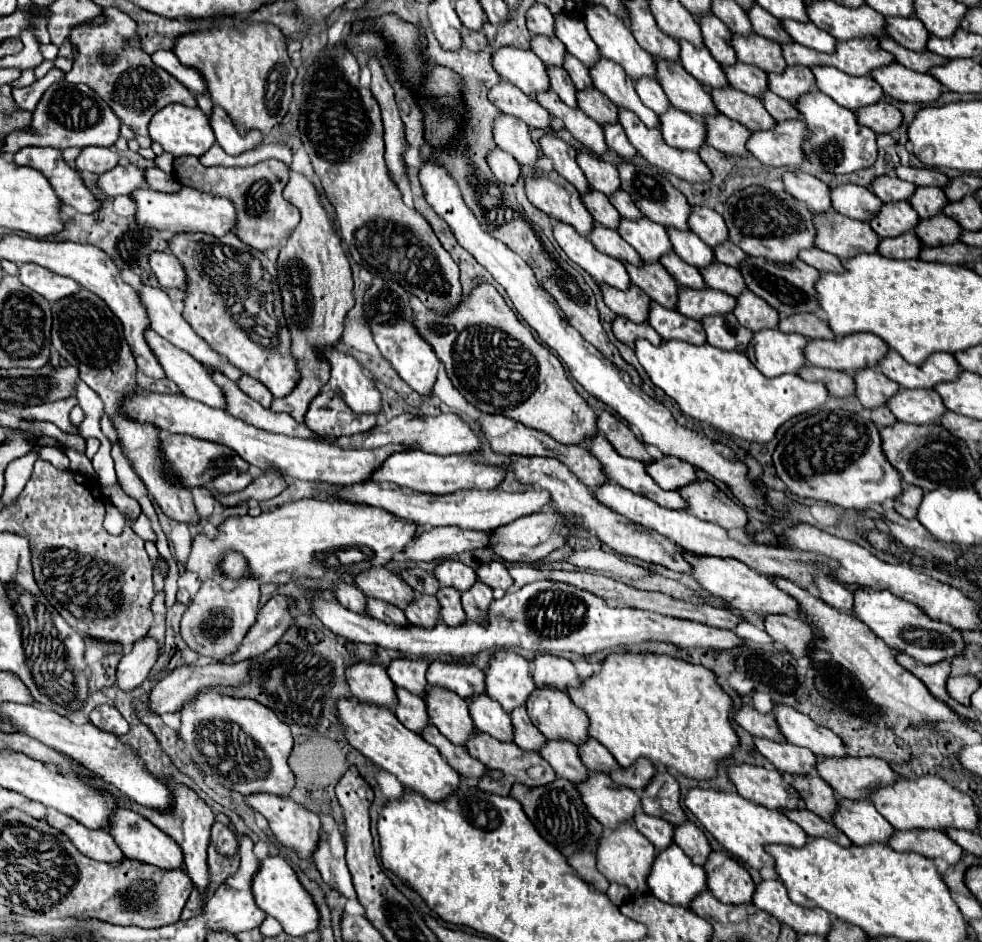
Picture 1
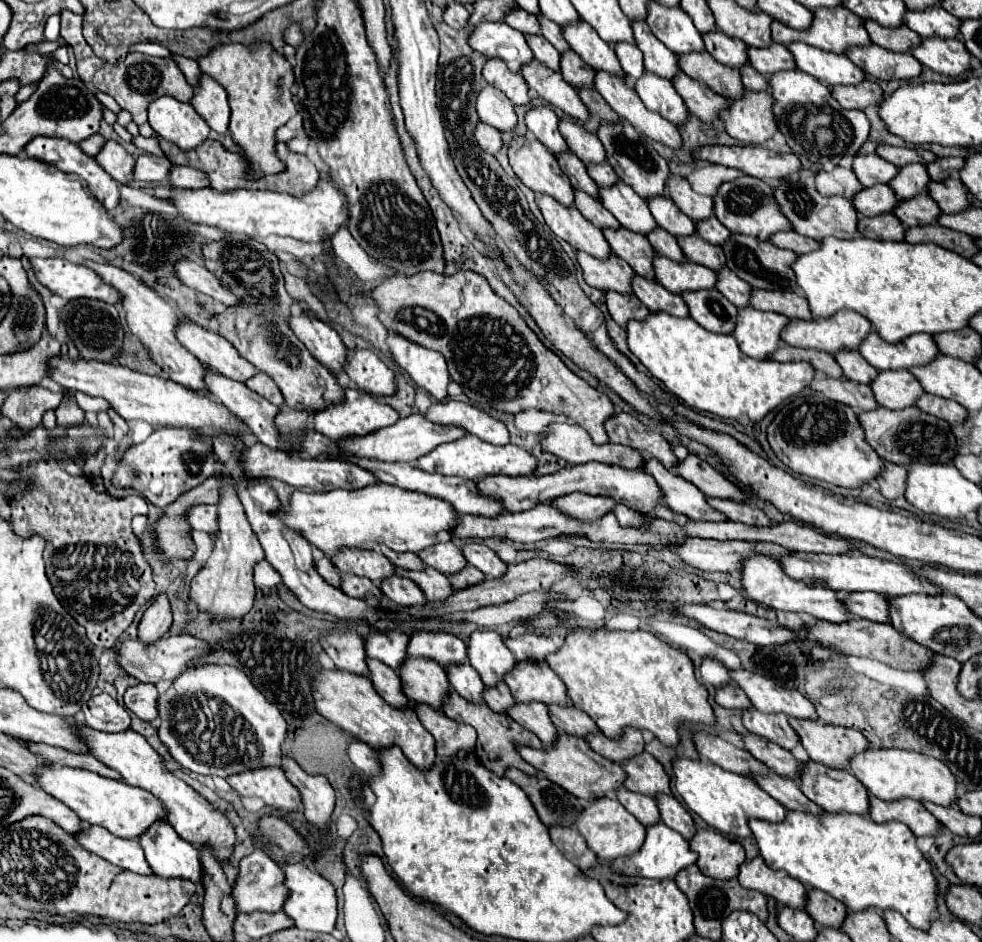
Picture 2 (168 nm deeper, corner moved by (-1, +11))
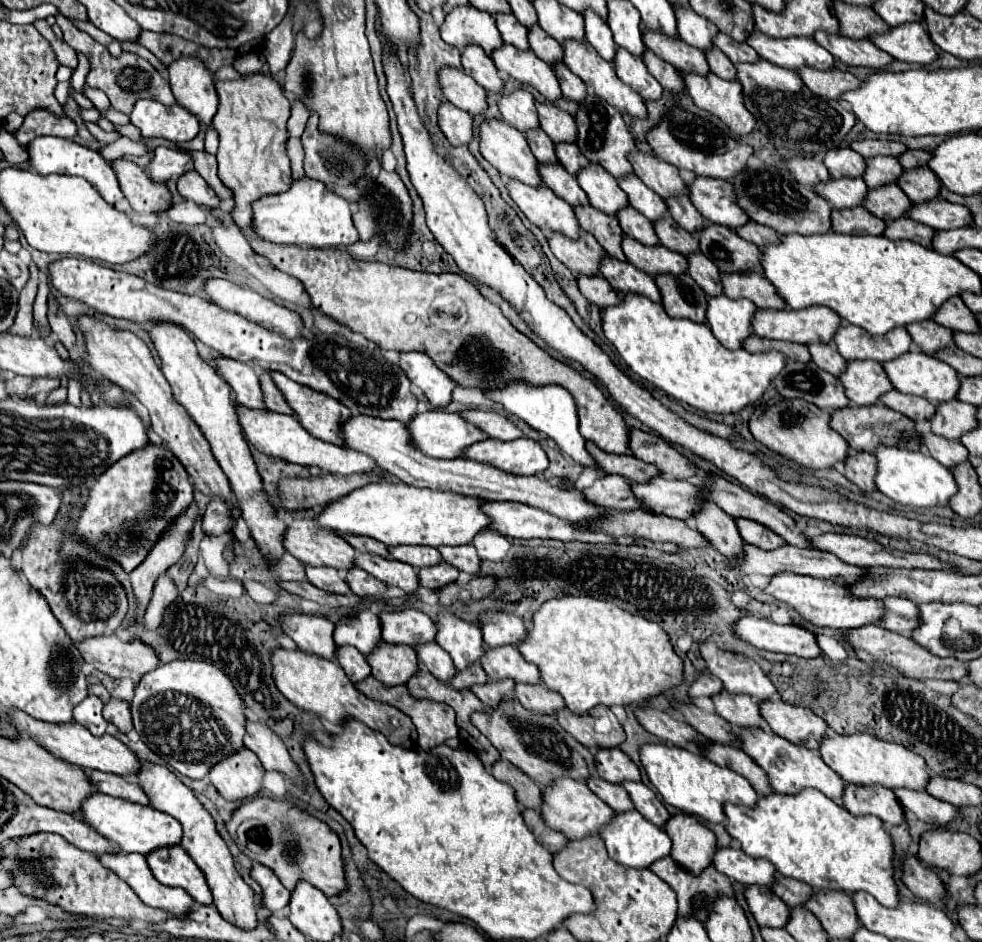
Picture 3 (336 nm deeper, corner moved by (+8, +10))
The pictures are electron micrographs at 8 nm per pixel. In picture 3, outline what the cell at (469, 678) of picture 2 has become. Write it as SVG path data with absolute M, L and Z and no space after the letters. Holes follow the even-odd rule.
M422 644L416 648L416 652L422 666L444 684L448 684L458 672L450 654L446 654L446 650L442 650L438 644Z

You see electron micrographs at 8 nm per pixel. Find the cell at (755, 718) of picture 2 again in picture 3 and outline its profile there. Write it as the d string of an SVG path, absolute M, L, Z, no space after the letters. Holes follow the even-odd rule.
M728 690L712 696L716 712L734 726L754 726L762 728L764 720L760 716L760 706L746 694L728 694Z

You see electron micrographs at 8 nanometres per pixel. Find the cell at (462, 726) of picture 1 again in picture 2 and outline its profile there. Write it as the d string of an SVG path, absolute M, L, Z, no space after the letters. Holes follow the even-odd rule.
M407 657L397 673L401 677L403 693L409 699L441 709L449 693L449 683L447 673L439 663L425 657Z

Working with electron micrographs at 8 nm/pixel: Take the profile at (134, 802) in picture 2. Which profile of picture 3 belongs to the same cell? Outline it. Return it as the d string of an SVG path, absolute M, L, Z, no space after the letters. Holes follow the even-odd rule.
M94 790L88 798L82 800L80 812L74 816L92 826L94 830L98 830L98 834L102 834L106 840L114 842L114 846L120 846L122 852L138 852L146 856L150 850L156 850L158 846L178 844L178 838L182 838L182 826L170 814L98 790Z

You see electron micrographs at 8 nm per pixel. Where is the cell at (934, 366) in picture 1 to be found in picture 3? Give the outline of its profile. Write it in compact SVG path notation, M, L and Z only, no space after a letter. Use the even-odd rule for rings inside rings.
M842 324L838 334L834 336L838 352L846 360L876 360L876 362L888 362L892 358L898 358L906 354L912 346L912 338L906 330L894 330L886 334L886 338L874 338L866 334L866 330Z

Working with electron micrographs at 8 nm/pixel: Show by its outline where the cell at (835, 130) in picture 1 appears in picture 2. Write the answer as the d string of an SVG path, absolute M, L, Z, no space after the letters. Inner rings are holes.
M779 71L769 77L771 85L771 97L773 97L773 115L777 129L785 135L787 145L793 149L795 155L805 155L811 163L819 163L821 167L835 167L843 157L857 155L859 147L867 141L869 135L869 119L863 111L847 111L843 109L831 95L829 87L817 81L815 77L803 73L803 71Z

